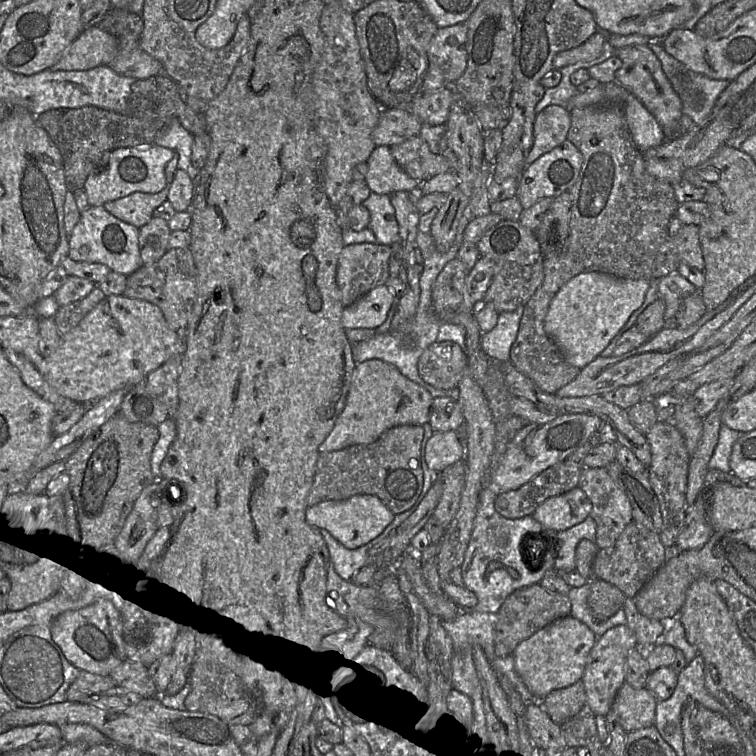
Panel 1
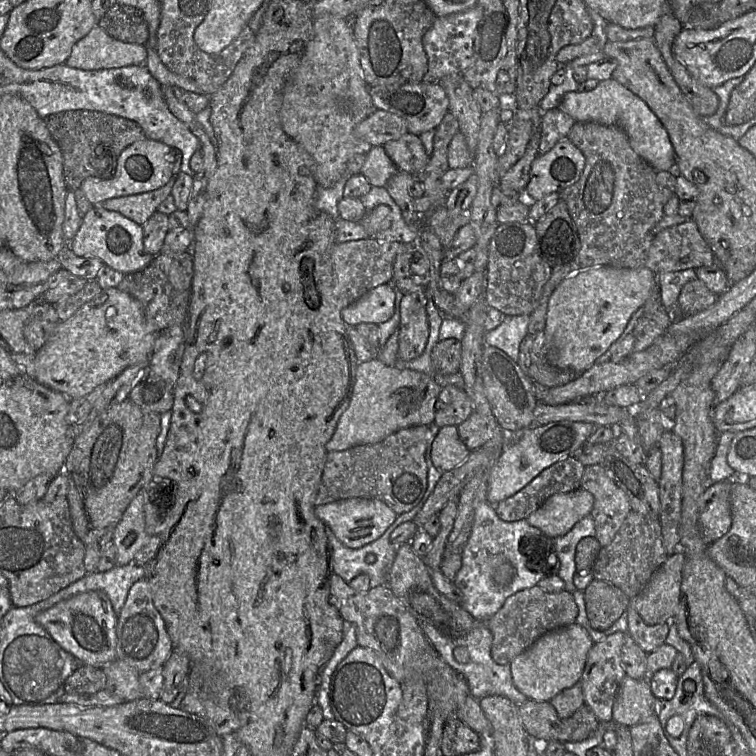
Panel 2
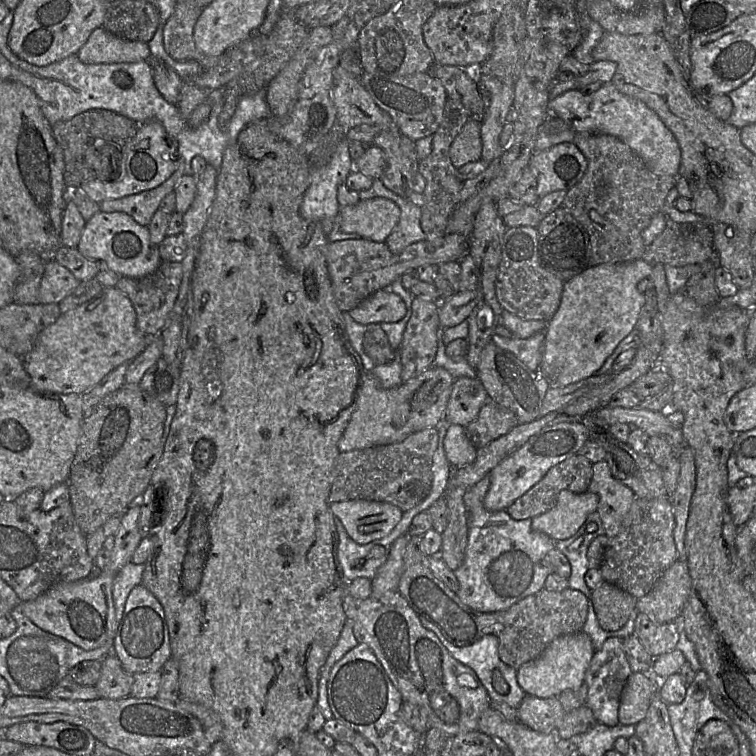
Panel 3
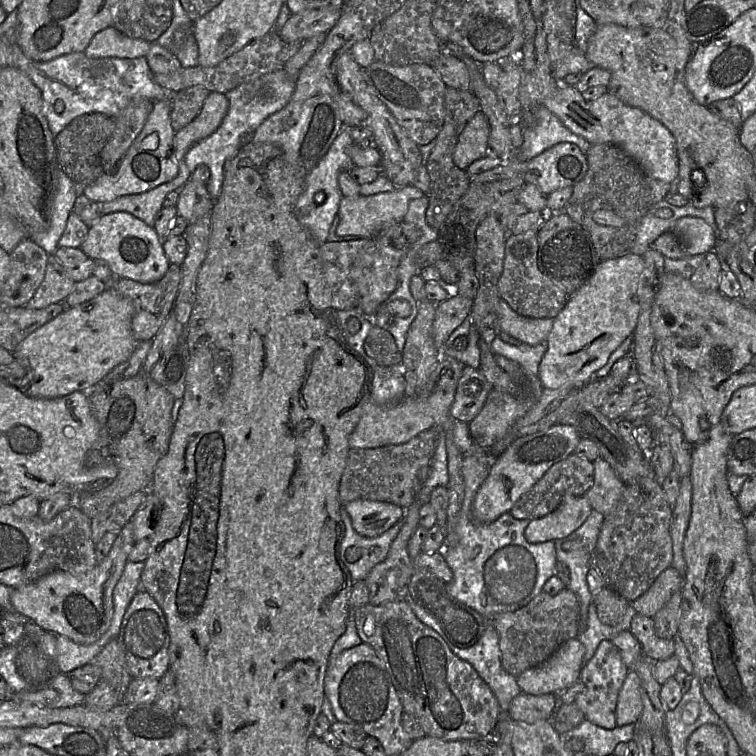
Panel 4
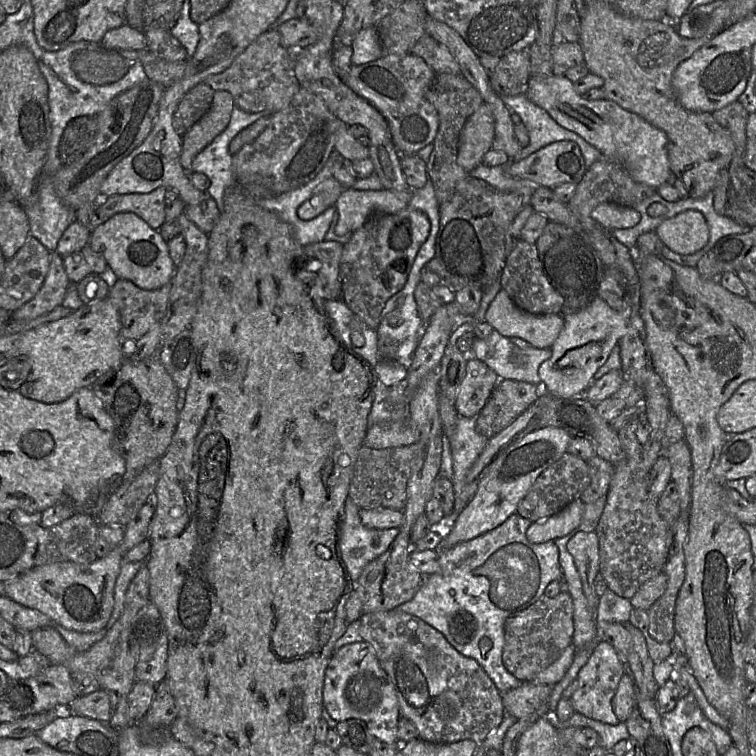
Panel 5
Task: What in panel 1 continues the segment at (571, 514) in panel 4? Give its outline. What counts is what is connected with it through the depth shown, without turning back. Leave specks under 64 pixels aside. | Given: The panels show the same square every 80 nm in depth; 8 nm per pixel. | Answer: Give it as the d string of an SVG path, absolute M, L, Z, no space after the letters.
M578 487L558 496L550 497L531 515L542 529L567 530L585 520L592 509L587 495Z

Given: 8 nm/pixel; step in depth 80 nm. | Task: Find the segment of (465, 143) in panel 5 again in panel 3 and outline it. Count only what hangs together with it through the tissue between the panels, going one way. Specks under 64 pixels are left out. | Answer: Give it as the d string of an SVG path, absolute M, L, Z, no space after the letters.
M471 118L453 141L449 154L456 169L481 159L481 119Z

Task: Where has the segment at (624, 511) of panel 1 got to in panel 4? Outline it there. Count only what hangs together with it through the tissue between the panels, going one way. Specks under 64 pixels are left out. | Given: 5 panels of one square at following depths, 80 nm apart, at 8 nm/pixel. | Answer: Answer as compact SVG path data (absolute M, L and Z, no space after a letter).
M601 457L592 463L594 481L584 495L592 509L607 516L617 507L624 492L625 484L619 479L610 464Z

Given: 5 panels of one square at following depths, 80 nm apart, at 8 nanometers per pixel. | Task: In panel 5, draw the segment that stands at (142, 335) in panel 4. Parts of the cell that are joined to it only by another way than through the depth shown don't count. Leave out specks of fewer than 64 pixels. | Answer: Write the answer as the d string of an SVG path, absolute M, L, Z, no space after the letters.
M118 279L107 298L117 307L122 341L142 338L155 324L162 323L169 305L171 281L154 290L144 290L129 280Z

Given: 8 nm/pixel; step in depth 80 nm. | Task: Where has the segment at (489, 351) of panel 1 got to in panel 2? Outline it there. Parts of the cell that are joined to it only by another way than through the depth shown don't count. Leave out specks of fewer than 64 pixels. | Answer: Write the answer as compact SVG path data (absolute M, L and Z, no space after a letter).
M505 316L501 324L486 332L485 343L505 352L514 361L518 362L520 344L527 334L529 316Z

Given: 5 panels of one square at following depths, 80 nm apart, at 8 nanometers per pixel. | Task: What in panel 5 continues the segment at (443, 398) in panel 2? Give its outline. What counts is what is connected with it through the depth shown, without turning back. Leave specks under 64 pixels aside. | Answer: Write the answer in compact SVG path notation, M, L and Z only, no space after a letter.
M469 357L458 394L454 402L460 416L477 416L487 403L499 378L484 362Z

